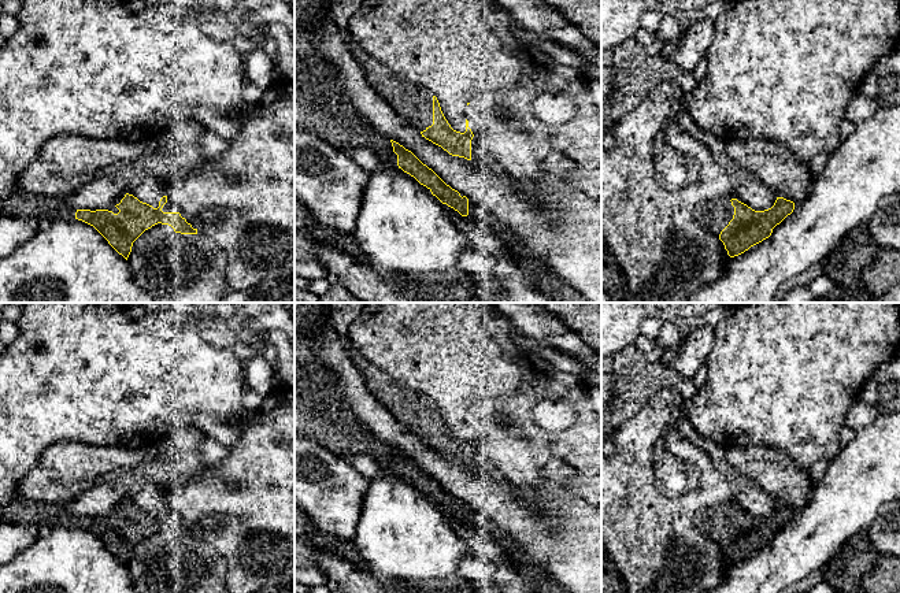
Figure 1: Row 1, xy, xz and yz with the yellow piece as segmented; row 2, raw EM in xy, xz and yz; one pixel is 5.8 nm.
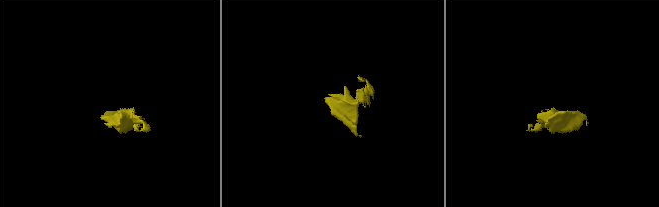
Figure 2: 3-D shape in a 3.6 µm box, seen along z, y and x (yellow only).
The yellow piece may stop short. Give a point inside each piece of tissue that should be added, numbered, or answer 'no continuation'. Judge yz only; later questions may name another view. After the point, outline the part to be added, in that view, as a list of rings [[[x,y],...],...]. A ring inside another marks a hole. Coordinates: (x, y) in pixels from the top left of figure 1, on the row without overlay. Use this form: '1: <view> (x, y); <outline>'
1: yz (714, 522); [[[730,501],[722,505],[699,509],[693,516],[695,527],[711,541],[719,544],[721,538],[729,531],[734,522],[732,505],[738,507],[736,501]]]

